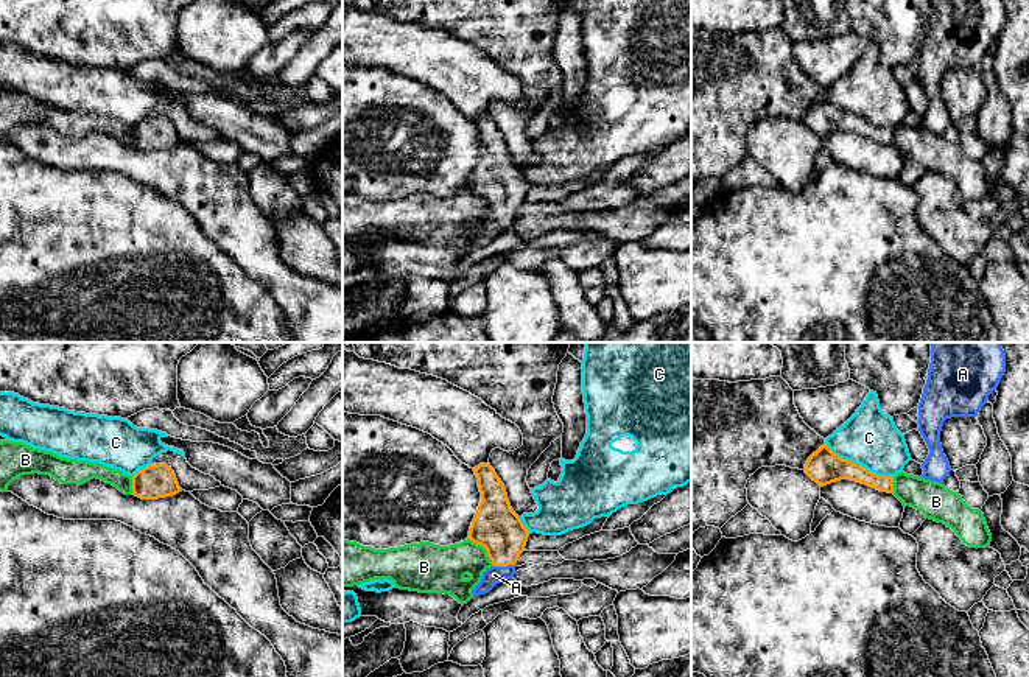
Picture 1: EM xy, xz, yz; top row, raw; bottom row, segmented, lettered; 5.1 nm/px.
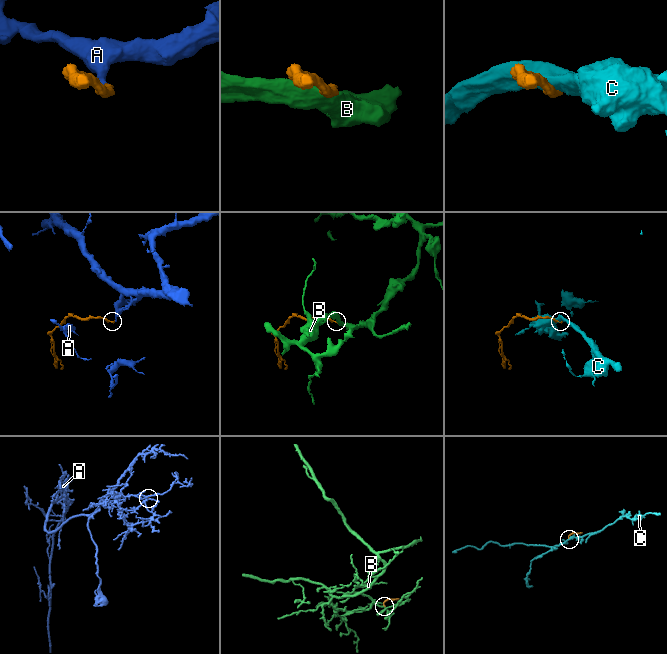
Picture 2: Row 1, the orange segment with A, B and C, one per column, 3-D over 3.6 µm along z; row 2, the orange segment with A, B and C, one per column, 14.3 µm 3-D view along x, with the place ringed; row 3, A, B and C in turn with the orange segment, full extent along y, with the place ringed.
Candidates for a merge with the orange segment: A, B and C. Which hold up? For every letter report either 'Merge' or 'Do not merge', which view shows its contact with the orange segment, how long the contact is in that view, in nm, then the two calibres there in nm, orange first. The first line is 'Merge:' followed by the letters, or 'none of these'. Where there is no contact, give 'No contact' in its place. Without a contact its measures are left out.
Merge: A
A: Merge. Touches orange in xz. Shared border 110 nm. Thickness 240 nm (orange) against 90 nm
B: Do not merge. Touches orange in xz. Shared border 200 nm. Thickness 240 nm (orange) against 240 nm
C: Do not merge. Touches orange in yz. Shared border 400 nm. Thickness 170 nm (orange) against 300 nm

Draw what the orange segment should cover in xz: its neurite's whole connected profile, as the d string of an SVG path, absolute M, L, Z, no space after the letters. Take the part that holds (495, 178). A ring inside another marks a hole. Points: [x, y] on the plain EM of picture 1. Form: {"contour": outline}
{"contour": "M490 115L473 120L478 129L481 154L469 182L469 191L486 199L492 218L483 224L473 247L489 244L504 230L512 230L515 215L525 202L529 184L512 162L504 135Z"}

